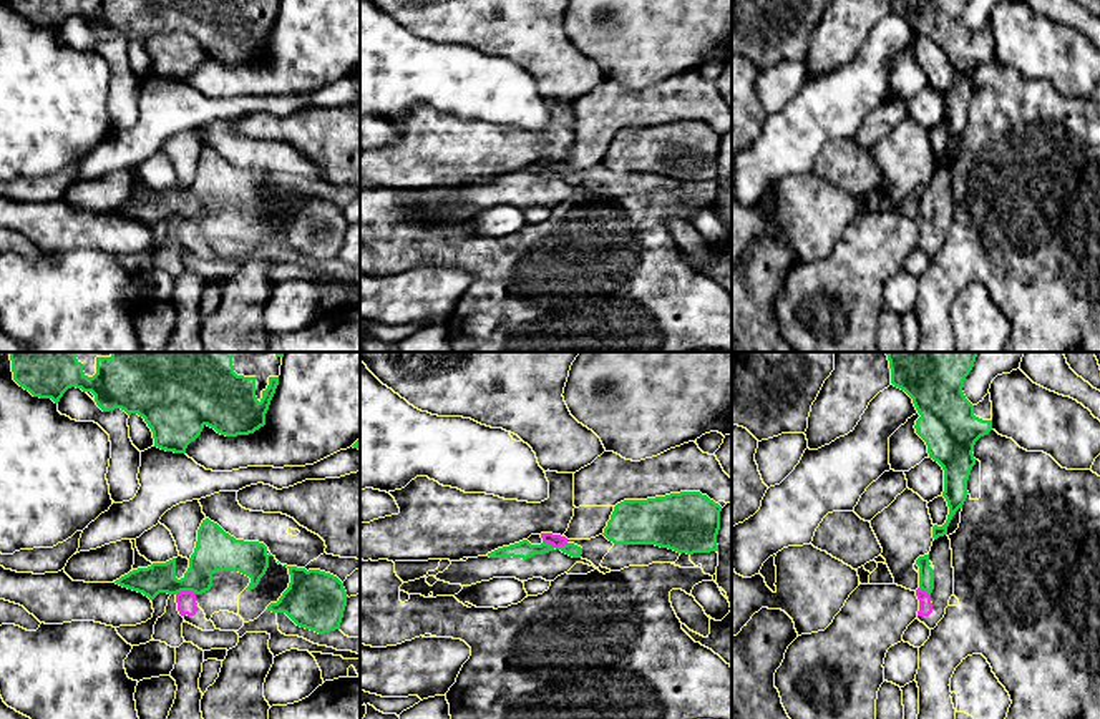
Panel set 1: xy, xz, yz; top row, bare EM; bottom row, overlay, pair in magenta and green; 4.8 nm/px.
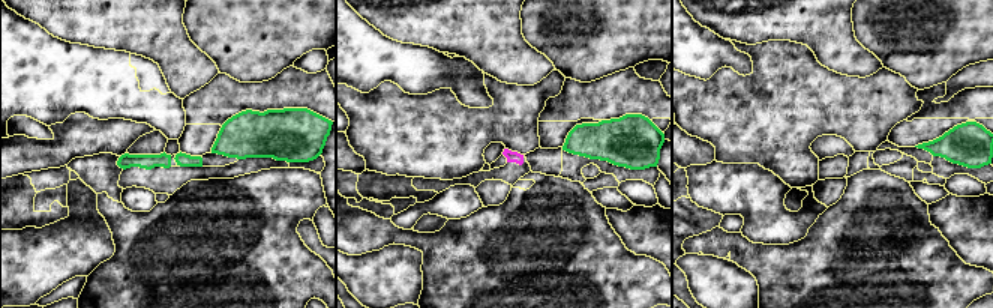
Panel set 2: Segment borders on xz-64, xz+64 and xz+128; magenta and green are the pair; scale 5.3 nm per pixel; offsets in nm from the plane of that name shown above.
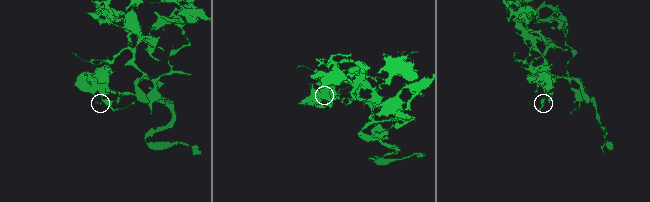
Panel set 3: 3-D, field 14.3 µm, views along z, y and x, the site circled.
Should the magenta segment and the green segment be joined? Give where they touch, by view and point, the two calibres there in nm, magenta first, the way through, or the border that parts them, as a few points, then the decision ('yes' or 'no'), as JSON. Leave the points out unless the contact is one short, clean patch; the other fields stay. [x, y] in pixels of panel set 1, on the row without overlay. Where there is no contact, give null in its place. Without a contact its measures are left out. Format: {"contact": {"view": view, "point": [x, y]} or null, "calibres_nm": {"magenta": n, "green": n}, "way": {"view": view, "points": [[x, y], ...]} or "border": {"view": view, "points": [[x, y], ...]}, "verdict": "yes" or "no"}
{"contact": {"view": "xz", "point": [556, 175]}, "calibres_nm": {"magenta": 60, "green": 70}, "way": {"view": "xz", "points": [[556, 168], [556, 175], [573, 178]]}, "verdict": "yes"}

